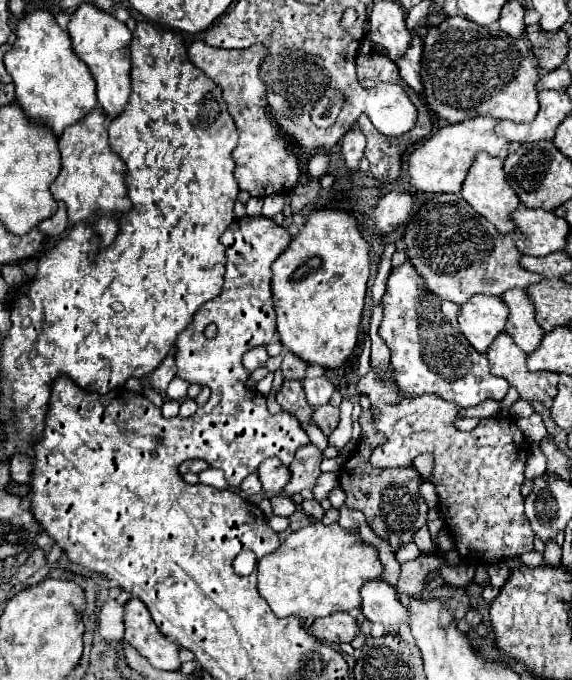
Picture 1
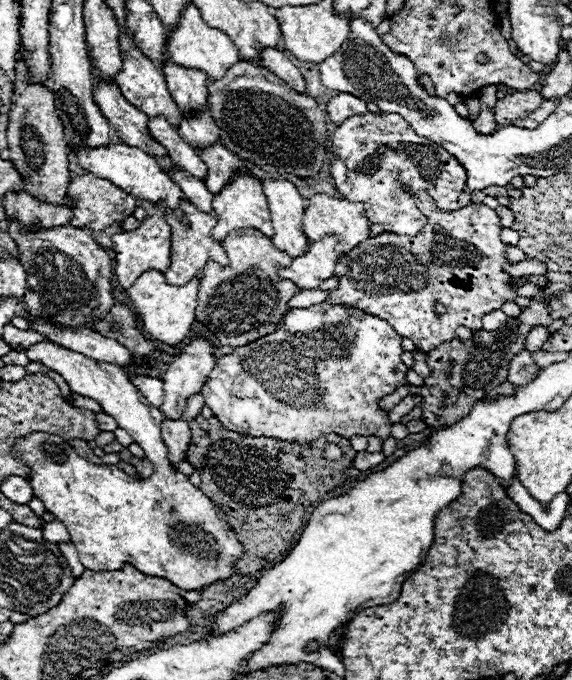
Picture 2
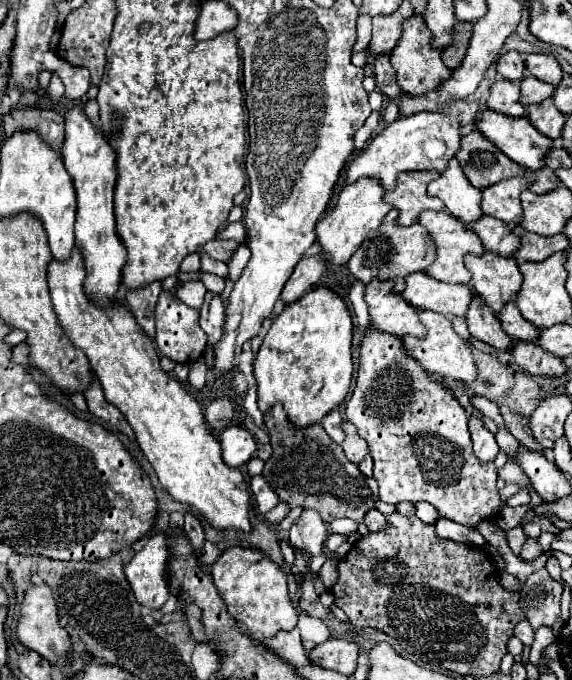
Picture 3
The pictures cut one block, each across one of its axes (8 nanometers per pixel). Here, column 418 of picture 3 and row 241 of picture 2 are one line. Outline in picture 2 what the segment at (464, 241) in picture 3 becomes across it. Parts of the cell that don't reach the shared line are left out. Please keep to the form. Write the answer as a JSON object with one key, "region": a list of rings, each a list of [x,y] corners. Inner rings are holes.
{"region":[[[236,174],[236,178],[222,188],[222,192],[218,192],[214,196],[214,218],[216,218],[216,226],[212,230],[212,238],[216,242],[224,242],[224,238],[232,232],[232,230],[240,230],[240,228],[256,228],[262,234],[266,234],[268,238],[274,236],[272,230],[272,218],[270,218],[270,208],[266,202],[266,196],[262,192],[262,184],[258,180],[254,180],[248,174]]]}

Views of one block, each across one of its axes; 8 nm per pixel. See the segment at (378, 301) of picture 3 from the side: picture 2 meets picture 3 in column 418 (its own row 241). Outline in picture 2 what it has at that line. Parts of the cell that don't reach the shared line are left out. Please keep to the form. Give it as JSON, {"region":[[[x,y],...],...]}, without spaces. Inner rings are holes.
{"region":[[[322,238],[322,242],[312,242],[310,250],[302,258],[294,258],[290,268],[278,270],[282,280],[292,280],[302,290],[316,290],[322,280],[332,278],[338,256],[334,252],[338,238]]]}

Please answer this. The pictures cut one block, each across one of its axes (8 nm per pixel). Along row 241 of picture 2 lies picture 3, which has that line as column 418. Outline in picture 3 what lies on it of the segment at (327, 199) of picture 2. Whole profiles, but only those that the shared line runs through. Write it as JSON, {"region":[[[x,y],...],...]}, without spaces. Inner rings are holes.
{"region":[[[420,310],[418,312],[420,322],[424,324],[424,328],[428,330],[424,338],[402,338],[402,348],[404,352],[416,360],[426,372],[430,374],[438,374],[446,380],[460,380],[464,384],[472,382],[476,378],[476,366],[474,366],[474,358],[472,352],[468,348],[468,344],[464,342],[464,338],[460,338],[452,324],[446,320],[444,314],[436,314],[432,310]]]}

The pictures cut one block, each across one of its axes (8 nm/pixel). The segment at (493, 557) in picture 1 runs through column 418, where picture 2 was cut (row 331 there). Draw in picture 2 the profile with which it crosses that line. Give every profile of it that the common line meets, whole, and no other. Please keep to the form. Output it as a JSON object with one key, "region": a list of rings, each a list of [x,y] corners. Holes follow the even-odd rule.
{"region":[[[420,190],[414,194],[416,206],[428,218],[426,226],[416,236],[398,236],[390,232],[382,232],[378,236],[368,238],[358,244],[350,254],[342,256],[336,264],[336,274],[340,278],[340,288],[330,292],[326,302],[338,302],[346,306],[360,308],[370,312],[394,326],[394,330],[402,338],[410,338],[416,348],[430,352],[442,342],[450,342],[456,334],[458,326],[466,326],[470,330],[482,328],[484,314],[492,310],[500,310],[504,302],[518,298],[518,288],[512,288],[510,282],[514,276],[506,274],[502,266],[506,260],[506,246],[500,240],[500,220],[492,208],[486,204],[470,202],[458,210],[438,210],[433,198],[428,192]],[[434,304],[442,304],[446,308],[444,314],[434,312]]]}

